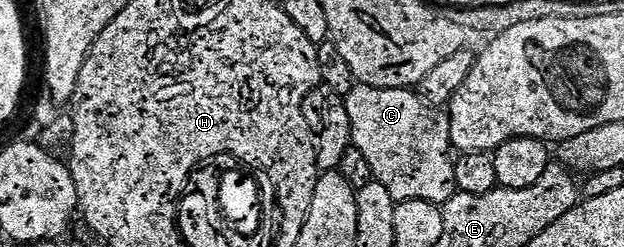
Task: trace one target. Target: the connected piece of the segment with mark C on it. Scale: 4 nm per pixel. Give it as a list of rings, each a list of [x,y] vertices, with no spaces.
[[[359,83],[344,97],[344,106],[350,115],[352,145],[369,160],[375,180],[390,191],[396,202],[428,201],[432,205],[443,206],[457,193],[452,132],[448,114],[443,108],[429,105],[419,92],[412,89],[379,89]]]

